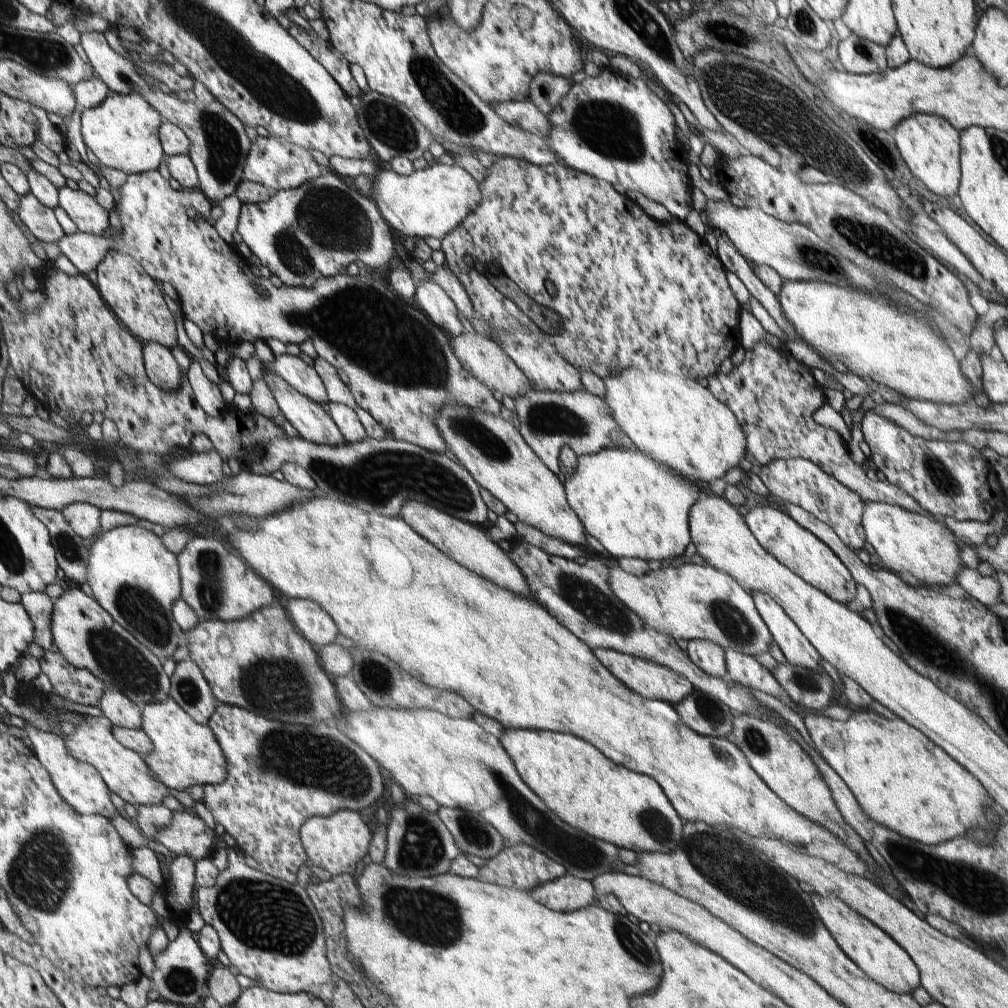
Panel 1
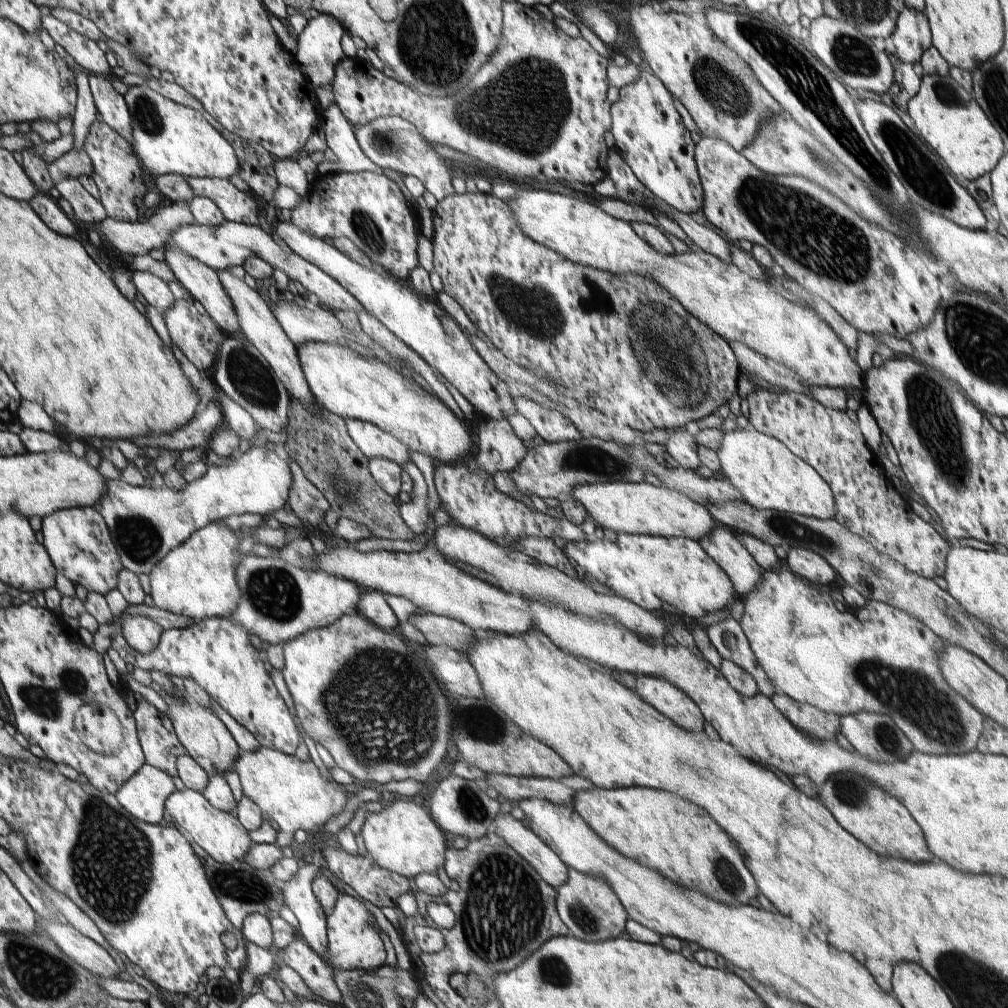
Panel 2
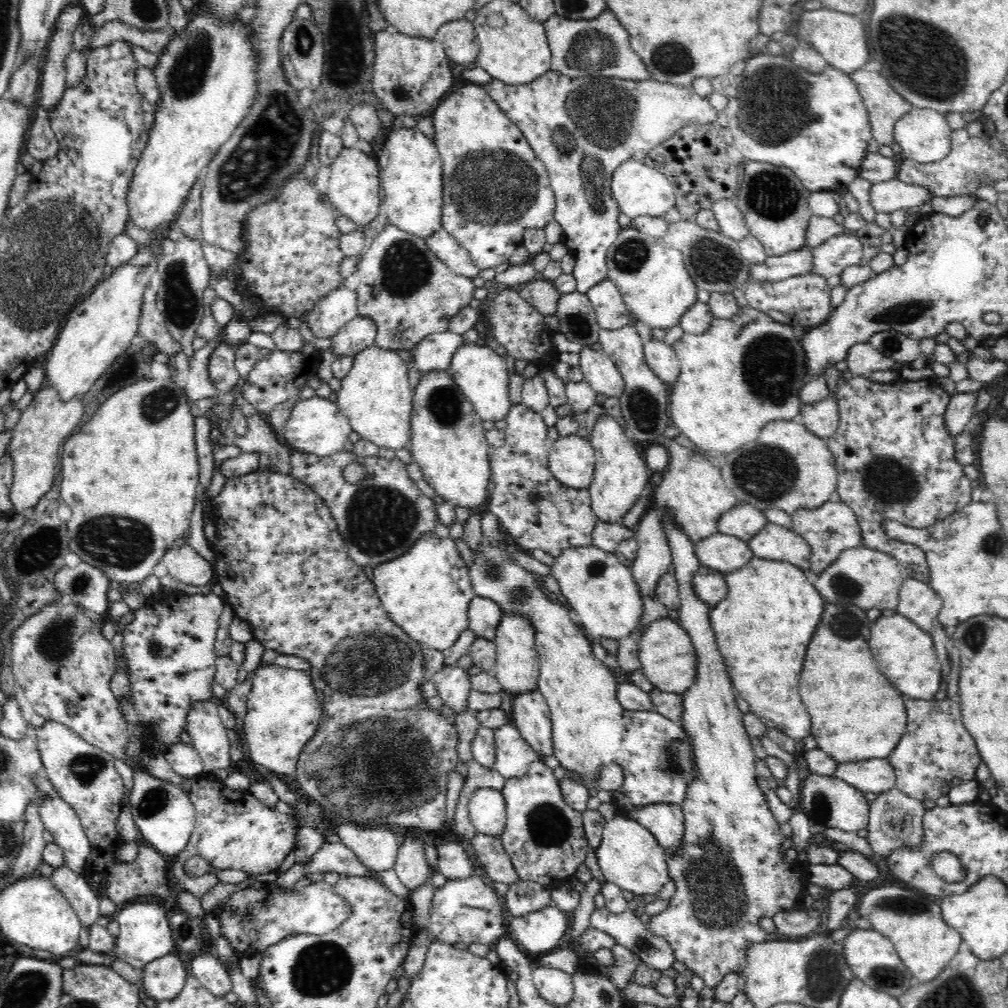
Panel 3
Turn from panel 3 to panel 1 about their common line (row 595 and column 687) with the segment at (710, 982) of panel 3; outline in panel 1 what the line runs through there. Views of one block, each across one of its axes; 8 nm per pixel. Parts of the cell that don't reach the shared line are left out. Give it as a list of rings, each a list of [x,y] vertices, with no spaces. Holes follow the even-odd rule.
[[[593,648],[591,652],[621,684],[625,684],[625,688],[639,694],[641,698],[661,700],[661,702],[669,702],[671,706],[675,706],[693,692],[693,684],[687,678],[679,676],[677,672],[673,672],[671,668],[665,668],[661,664],[653,664],[653,662],[647,662],[647,660],[641,660],[641,658],[635,658],[635,656],[627,656],[627,654],[621,654],[617,650]]]

